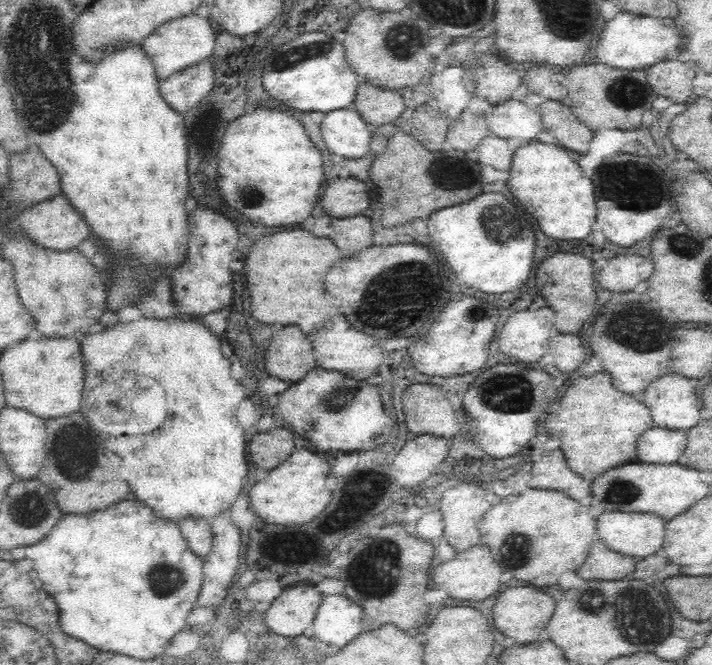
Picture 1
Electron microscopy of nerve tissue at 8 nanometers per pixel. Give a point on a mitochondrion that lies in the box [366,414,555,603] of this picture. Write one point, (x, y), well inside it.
(517, 549)

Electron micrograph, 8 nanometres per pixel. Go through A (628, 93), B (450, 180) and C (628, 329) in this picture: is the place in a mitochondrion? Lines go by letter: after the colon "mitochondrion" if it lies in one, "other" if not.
A: mitochondrion
B: mitochondrion
C: mitochondrion

